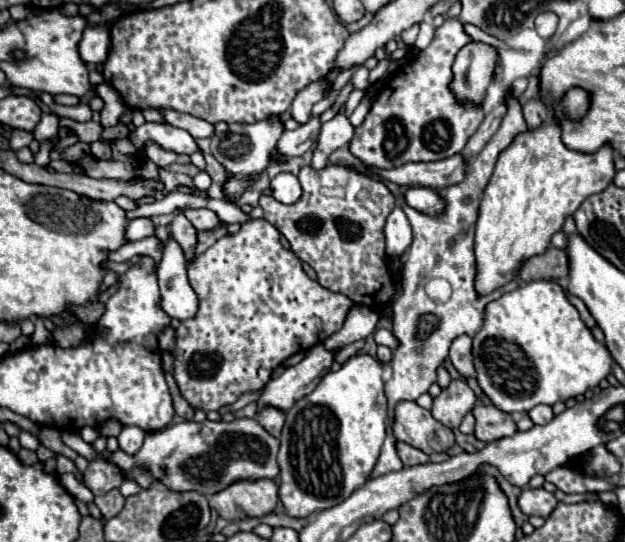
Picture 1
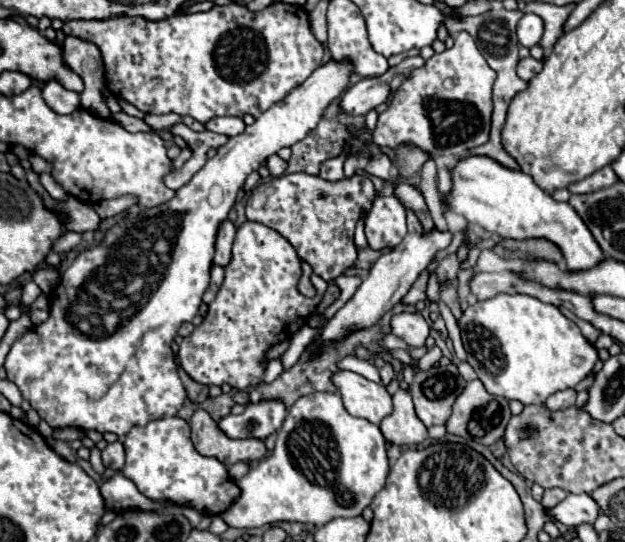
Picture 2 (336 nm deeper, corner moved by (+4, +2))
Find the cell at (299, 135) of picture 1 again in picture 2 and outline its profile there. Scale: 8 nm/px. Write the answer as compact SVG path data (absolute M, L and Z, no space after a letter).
M408 57L400 65L390 67L380 77L366 77L362 83L358 81L354 87L348 87L340 99L340 111L344 115L366 115L370 109L384 103L390 95L390 81L398 73L408 73L408 69L422 67L422 57Z

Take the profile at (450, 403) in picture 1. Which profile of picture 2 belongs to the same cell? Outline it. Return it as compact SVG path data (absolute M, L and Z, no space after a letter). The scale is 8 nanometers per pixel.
M454 363L442 367L434 365L430 371L422 373L416 369L412 383L412 399L418 419L430 425L444 425L450 417L452 405L464 391L466 381L458 373Z

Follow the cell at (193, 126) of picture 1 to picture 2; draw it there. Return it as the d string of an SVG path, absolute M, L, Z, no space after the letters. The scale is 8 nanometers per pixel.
M214 117L214 119L210 119L204 127L206 127L208 131L234 137L234 135L240 135L246 125L244 125L244 121L242 121L240 117Z

